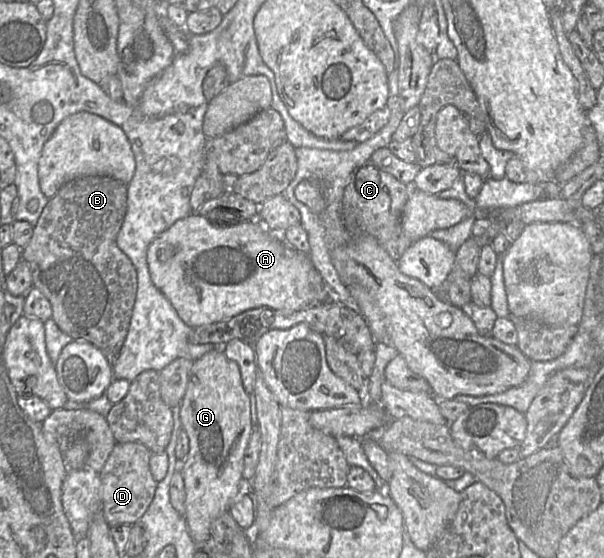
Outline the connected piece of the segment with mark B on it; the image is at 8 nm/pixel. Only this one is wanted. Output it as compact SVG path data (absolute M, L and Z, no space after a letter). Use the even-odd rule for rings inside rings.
M86 176L73 179L64 184L57 194L49 199L43 209L37 224L33 229L33 234L28 244L22 249L22 260L26 261L31 270L33 286L39 289L49 300L52 307L52 319L61 331L71 336L73 340L86 341L97 347L113 364L118 358L123 343L126 339L133 306L137 292L137 273L130 259L117 246L117 235L123 223L127 211L127 185L108 176Z

